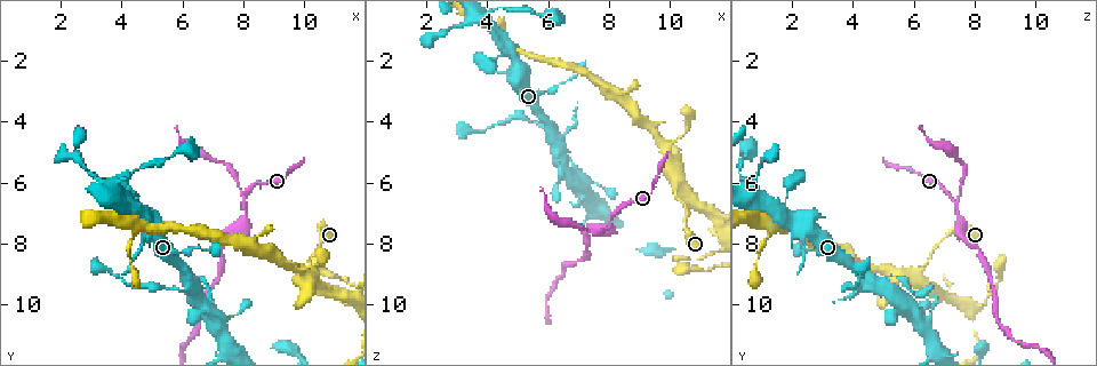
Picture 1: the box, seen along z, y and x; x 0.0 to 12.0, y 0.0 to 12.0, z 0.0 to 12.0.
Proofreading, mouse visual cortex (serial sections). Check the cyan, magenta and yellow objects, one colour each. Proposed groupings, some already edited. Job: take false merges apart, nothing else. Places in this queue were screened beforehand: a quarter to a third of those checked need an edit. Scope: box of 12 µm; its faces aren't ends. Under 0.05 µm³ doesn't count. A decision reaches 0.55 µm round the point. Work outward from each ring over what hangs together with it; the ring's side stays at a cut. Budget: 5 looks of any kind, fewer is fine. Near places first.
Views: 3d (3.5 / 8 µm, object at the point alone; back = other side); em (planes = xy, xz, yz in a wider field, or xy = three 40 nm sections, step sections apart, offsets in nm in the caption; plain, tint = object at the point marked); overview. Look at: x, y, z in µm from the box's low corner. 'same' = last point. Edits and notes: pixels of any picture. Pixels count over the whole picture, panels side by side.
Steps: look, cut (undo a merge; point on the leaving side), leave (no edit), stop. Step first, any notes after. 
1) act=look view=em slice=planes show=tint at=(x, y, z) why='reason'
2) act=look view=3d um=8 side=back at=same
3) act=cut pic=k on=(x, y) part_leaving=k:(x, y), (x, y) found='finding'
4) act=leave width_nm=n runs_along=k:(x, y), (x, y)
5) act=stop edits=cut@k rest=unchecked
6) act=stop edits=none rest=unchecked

act=look view=3d um=8 at=(8.0, 6.6, 7.3) why='thin arm on a thick one'

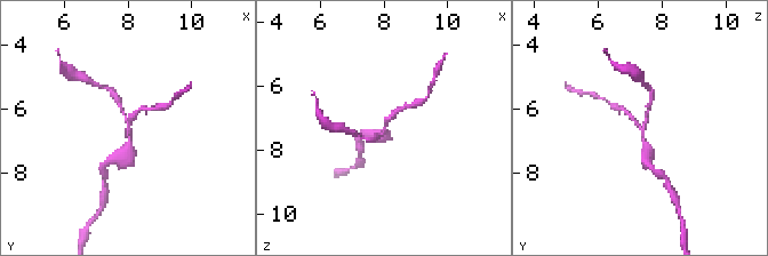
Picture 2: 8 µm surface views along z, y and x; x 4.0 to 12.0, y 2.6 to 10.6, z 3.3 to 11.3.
act=look view=em slice=xy step=3 show=tint at=(8.1, 6.7, 7.4) arms=3 arm_widths_nm=150,150,350

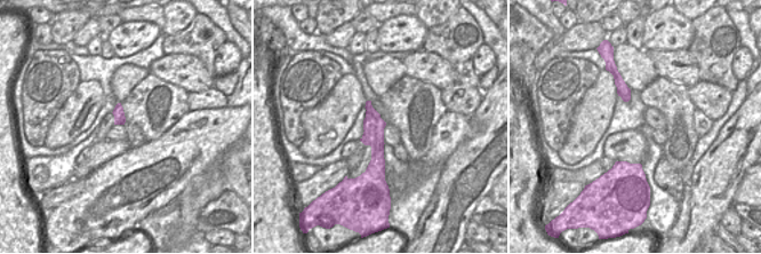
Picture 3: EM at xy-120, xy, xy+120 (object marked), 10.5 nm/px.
act=cut pic=2 on=(118, 100) found='a second cell is stuck on'

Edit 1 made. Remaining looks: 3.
act=look view=3d um=8 at=(5.6, 9.5, 4.0) why='thin neck'

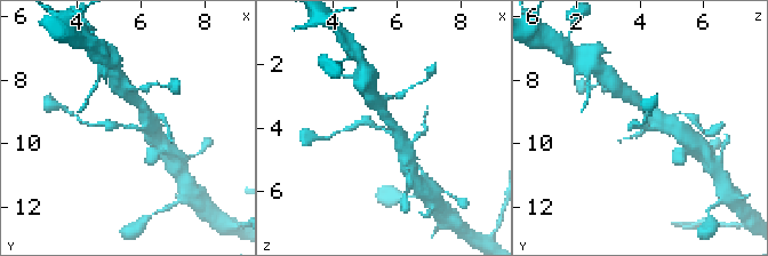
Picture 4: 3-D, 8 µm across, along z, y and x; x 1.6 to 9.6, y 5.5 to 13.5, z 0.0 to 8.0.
act=look view=3d um=3.5 at=(5.5, 9.5, 4.0)

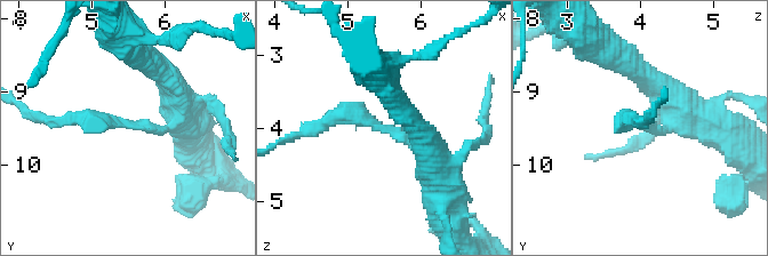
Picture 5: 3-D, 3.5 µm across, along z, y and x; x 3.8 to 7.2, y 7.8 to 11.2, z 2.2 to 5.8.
act=look view=em slice=xy step=2 show=tint at=(5.55, 9.45, 4.00) arm_widths_nm=200,300

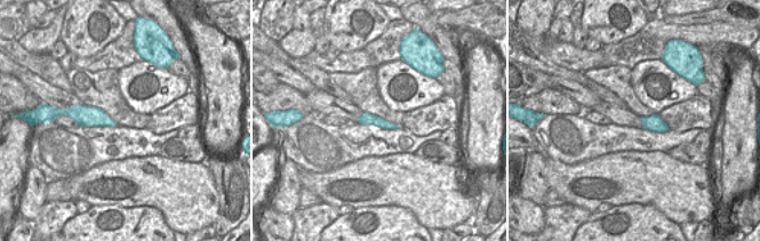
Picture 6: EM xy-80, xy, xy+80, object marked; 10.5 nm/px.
act=leave runs_along=5:(436, 170), (405, 137), (359, 114), (317, 126) found='all the same cell'

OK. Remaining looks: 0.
act=stop edits=cut@2 rest=unchecked

